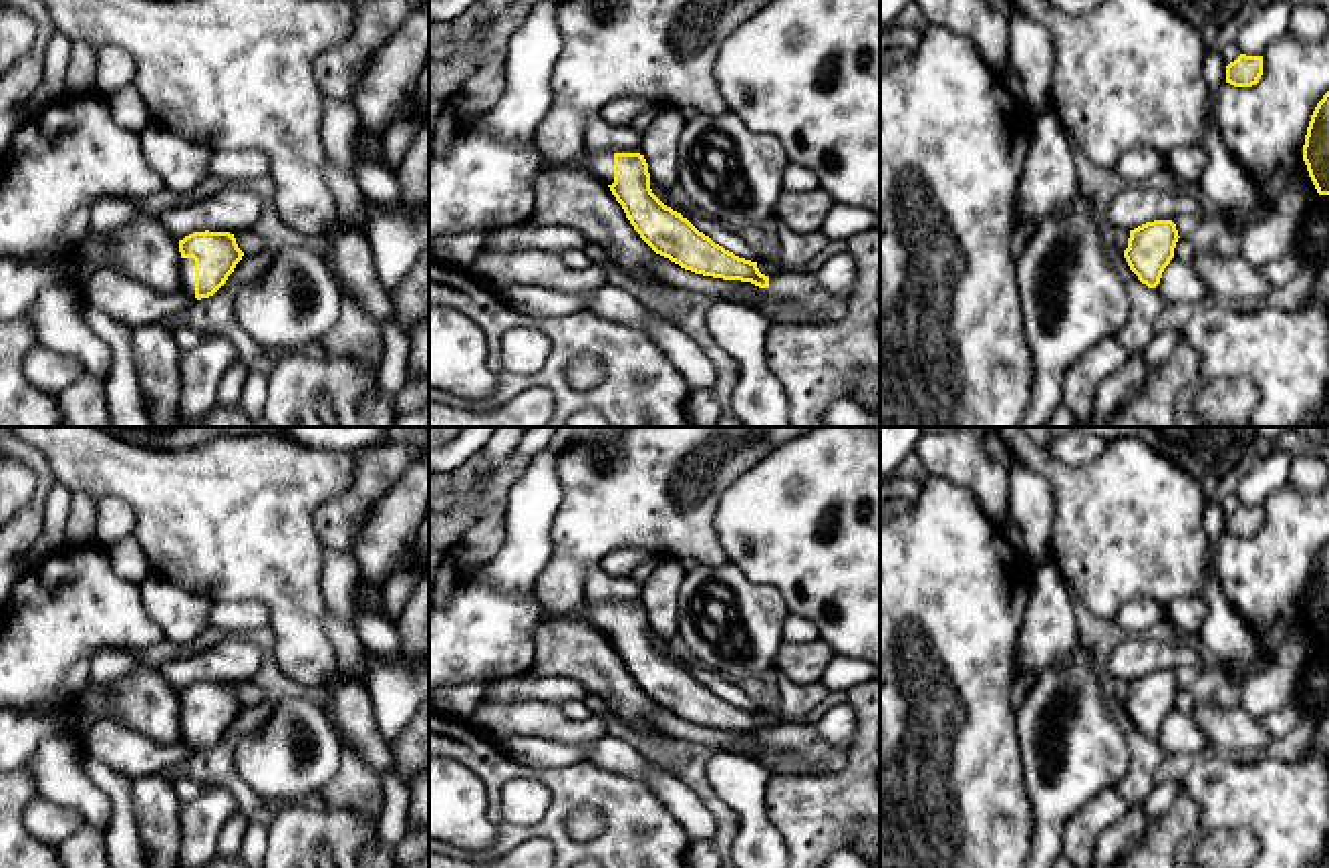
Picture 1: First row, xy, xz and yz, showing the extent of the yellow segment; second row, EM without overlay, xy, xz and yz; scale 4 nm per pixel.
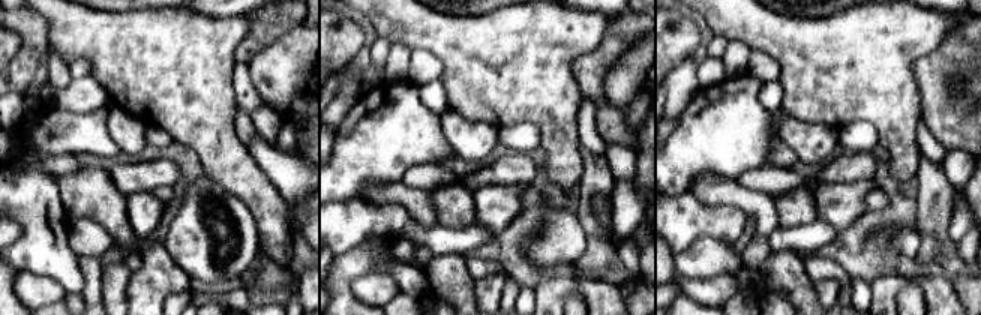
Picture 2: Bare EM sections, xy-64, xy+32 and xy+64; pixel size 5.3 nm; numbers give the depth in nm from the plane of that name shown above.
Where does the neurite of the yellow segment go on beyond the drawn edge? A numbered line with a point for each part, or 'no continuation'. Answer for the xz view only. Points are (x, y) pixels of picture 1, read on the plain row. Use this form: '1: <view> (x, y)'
1: xz (603, 615)

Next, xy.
1: xy (188, 715)

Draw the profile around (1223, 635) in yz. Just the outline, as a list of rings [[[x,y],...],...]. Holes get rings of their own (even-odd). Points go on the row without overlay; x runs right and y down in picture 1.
[[[1206,499],[1204,530],[1210,544],[1210,560],[1200,596],[1208,606],[1208,618],[1200,628],[1198,644],[1204,655],[1220,659],[1222,663],[1236,663],[1250,669],[1257,653],[1250,648],[1246,626],[1240,622],[1226,600],[1214,564],[1214,550],[1220,538],[1226,536],[1226,518],[1228,516],[1224,514],[1222,503]]]

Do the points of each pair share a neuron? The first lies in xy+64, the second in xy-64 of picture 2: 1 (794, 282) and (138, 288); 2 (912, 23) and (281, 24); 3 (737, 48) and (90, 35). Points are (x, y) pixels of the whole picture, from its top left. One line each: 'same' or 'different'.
1: different
2: different
3: different

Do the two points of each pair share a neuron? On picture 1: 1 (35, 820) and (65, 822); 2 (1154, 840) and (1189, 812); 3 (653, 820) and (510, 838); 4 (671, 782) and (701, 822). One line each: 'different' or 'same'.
1: same
2: same
3: same
4: same

